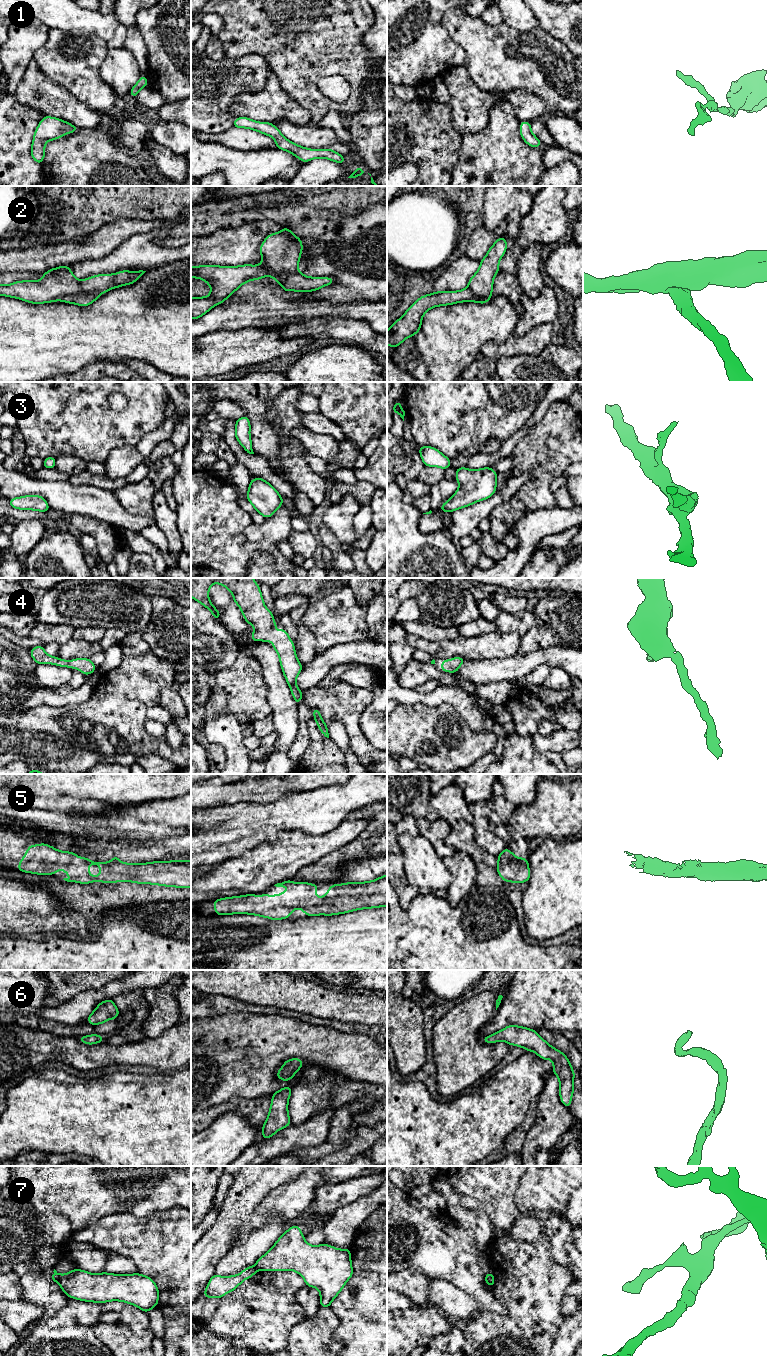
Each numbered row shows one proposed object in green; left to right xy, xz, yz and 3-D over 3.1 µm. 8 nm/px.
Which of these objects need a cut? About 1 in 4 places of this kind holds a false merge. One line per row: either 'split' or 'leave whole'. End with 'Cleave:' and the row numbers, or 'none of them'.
1: leave whole
2: split
3: leave whole
4: leave whole
5: leave whole
6: leave whole
7: split
Cleave: 2, 7

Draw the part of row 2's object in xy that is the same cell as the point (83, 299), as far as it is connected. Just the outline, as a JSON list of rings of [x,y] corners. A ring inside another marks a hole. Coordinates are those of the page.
[[[78,292],[63,296],[60,301],[85,307],[95,302],[98,297],[99,295],[96,293]]]

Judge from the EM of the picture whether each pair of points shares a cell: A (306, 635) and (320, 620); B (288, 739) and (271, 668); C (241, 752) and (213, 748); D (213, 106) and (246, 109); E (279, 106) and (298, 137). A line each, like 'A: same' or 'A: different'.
A: different
B: same
C: different
D: different
E: different

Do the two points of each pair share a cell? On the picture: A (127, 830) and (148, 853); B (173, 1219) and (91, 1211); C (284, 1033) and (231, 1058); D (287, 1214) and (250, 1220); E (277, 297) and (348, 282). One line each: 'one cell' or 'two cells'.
A: two cells
B: two cells
C: one cell
D: one cell
E: two cells

